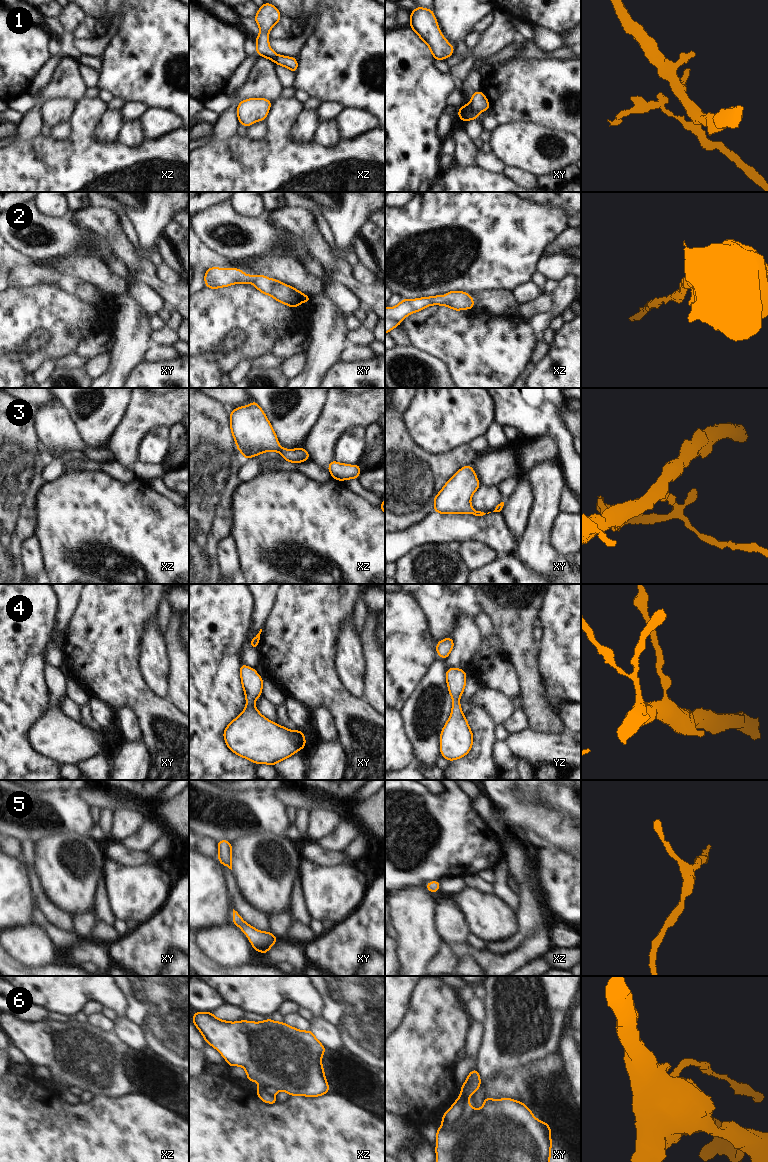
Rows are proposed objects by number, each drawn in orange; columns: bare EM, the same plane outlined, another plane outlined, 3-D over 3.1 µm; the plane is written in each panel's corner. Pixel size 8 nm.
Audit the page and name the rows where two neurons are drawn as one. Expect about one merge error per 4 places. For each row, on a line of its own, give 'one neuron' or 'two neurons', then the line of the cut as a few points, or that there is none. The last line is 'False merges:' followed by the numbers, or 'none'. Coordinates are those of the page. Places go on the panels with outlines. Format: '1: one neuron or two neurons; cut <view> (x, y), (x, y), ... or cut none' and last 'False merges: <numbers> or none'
1: two neurons; cut xy (469, 104), (472, 110), (472, 118)
2: one neuron; cut none
3: one neuron; cut none
4: one neuron; cut none
5: one neuron; cut none
6: one neuron; cut none
False merges: 1

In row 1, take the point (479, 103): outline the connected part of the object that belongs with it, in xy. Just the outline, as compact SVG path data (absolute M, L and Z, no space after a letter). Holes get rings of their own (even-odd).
M480 90L478 92L475 92L471 95L471 108L473 112L472 119L478 120L478 114L487 110L491 109L489 102L484 95L484 93Z

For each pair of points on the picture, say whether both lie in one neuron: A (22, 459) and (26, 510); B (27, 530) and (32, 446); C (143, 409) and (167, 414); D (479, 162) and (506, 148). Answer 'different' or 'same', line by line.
A: same
B: same
C: same
D: different

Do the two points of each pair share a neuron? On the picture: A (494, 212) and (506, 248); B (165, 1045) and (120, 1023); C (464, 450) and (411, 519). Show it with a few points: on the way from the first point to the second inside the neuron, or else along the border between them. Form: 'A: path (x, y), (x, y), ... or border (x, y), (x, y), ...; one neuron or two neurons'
A: path (494, 221), (494, 236), (497, 239); one neuron
B: border (129, 1018), (144, 1028), (147, 1041), (146, 1056); two neurons
C: path (447, 466), (411, 502); one neuron

